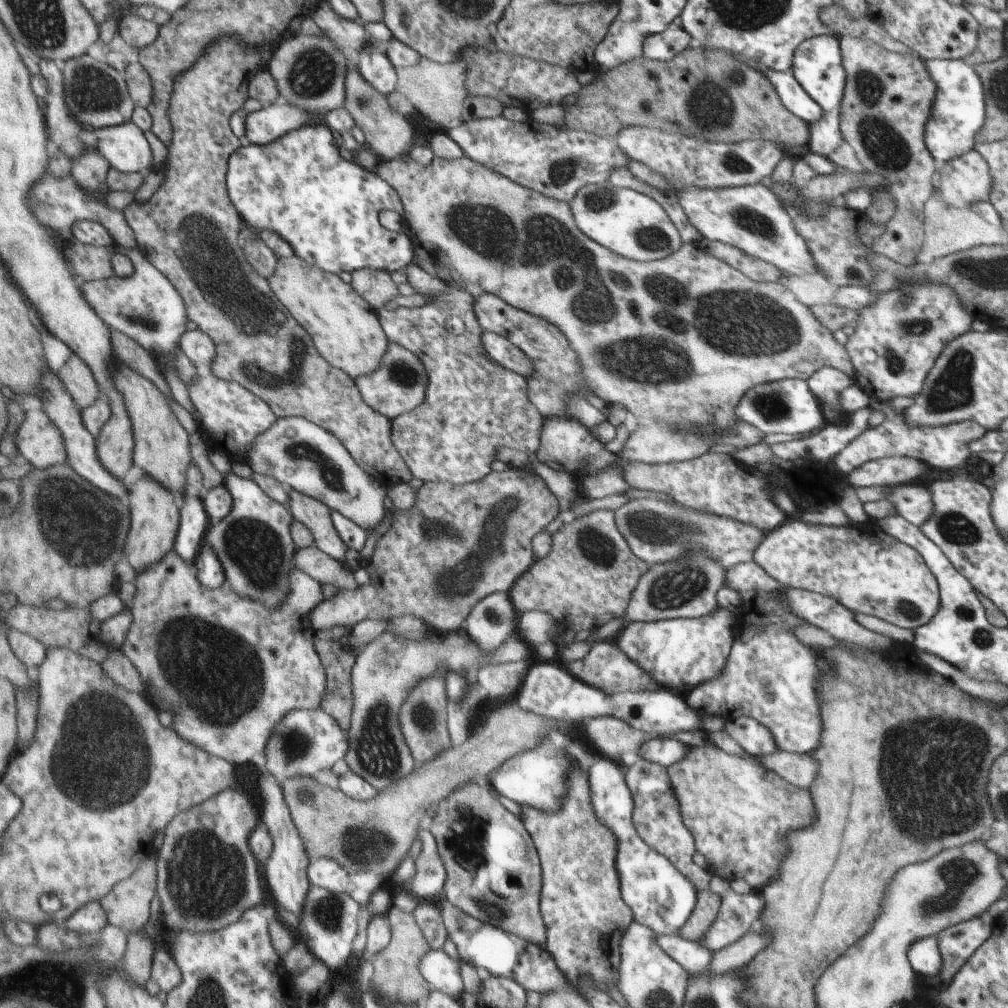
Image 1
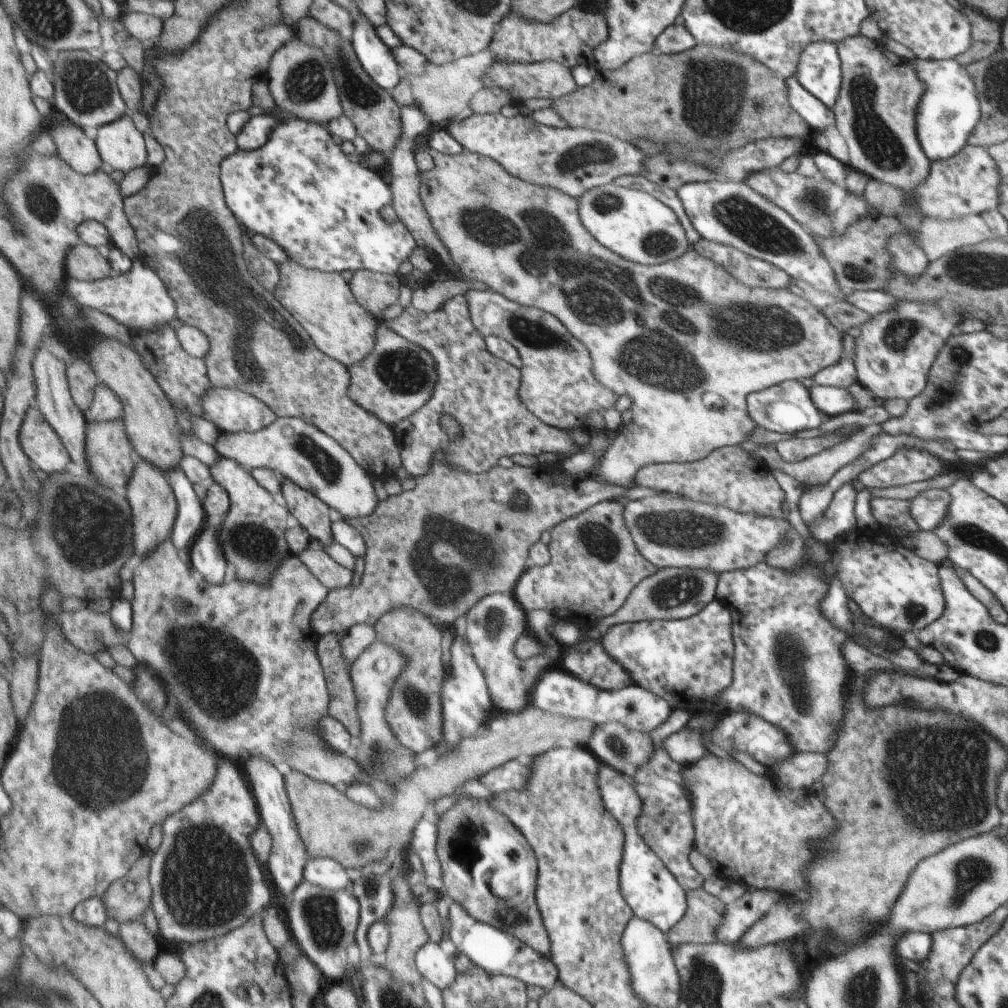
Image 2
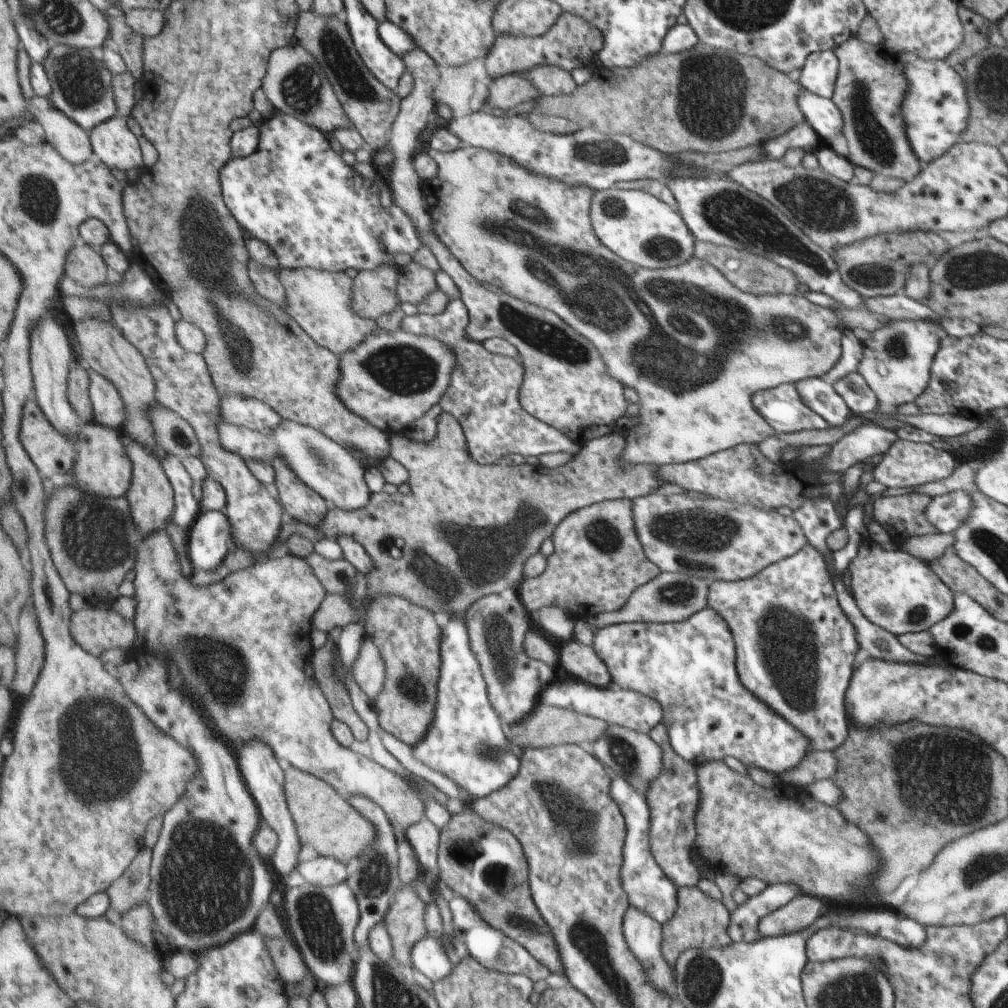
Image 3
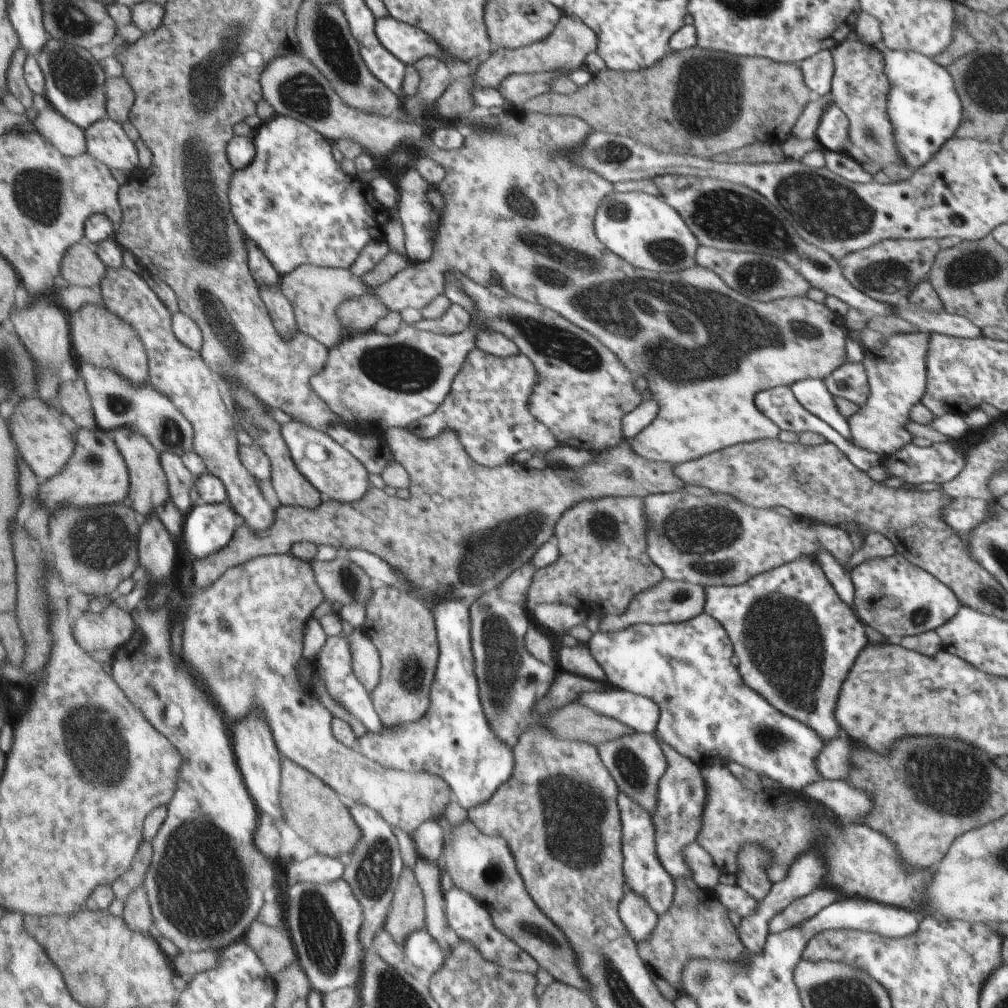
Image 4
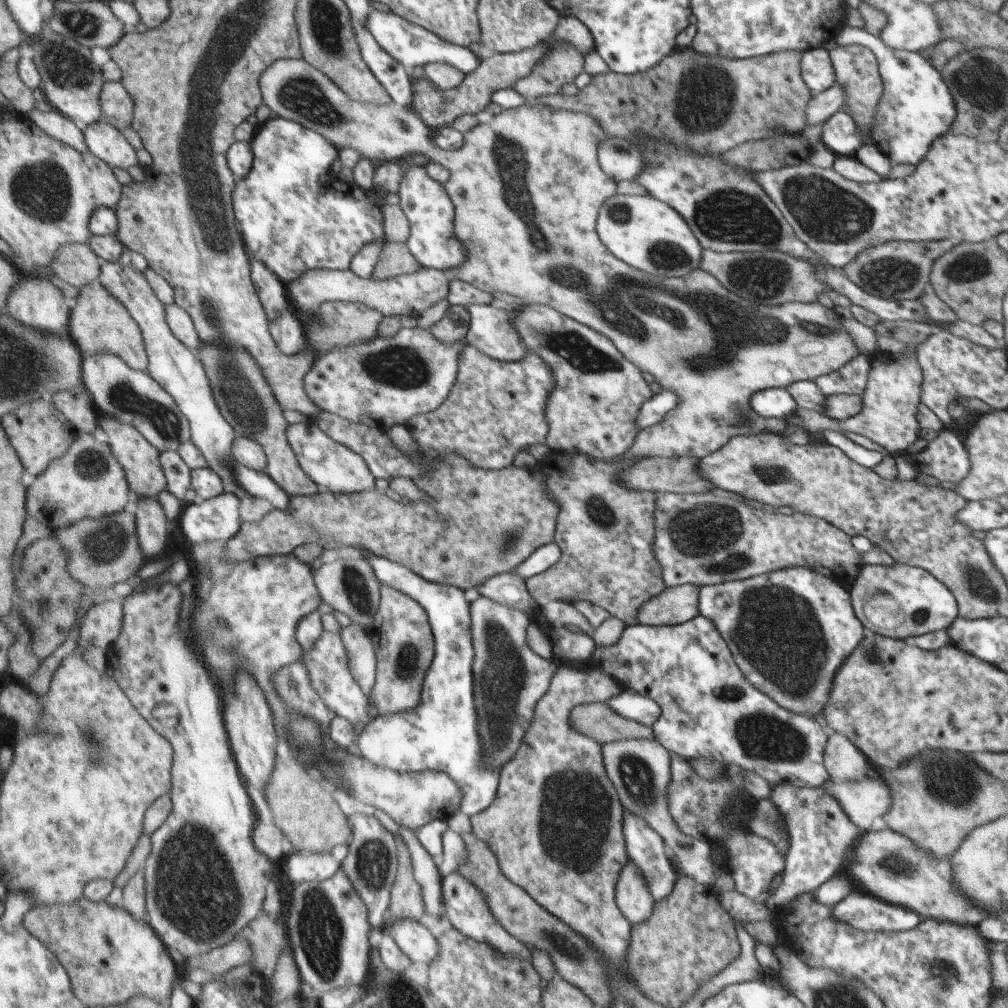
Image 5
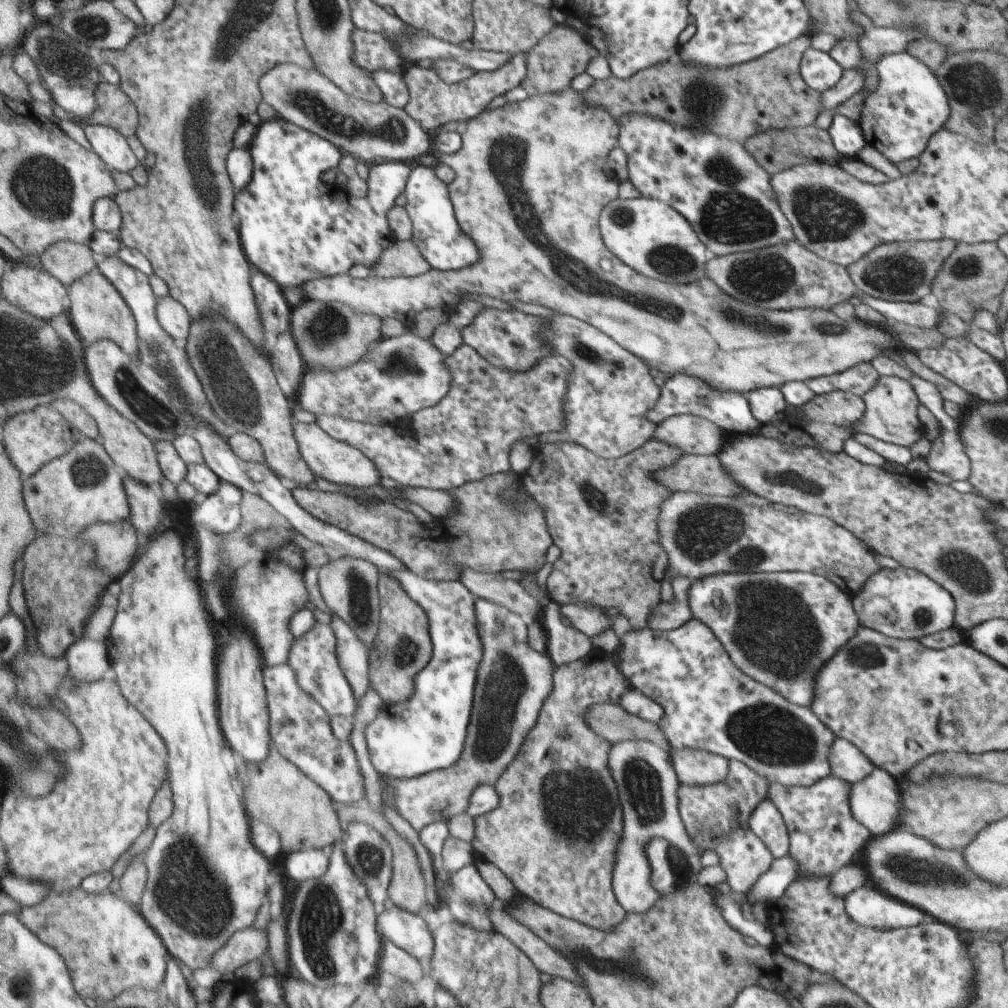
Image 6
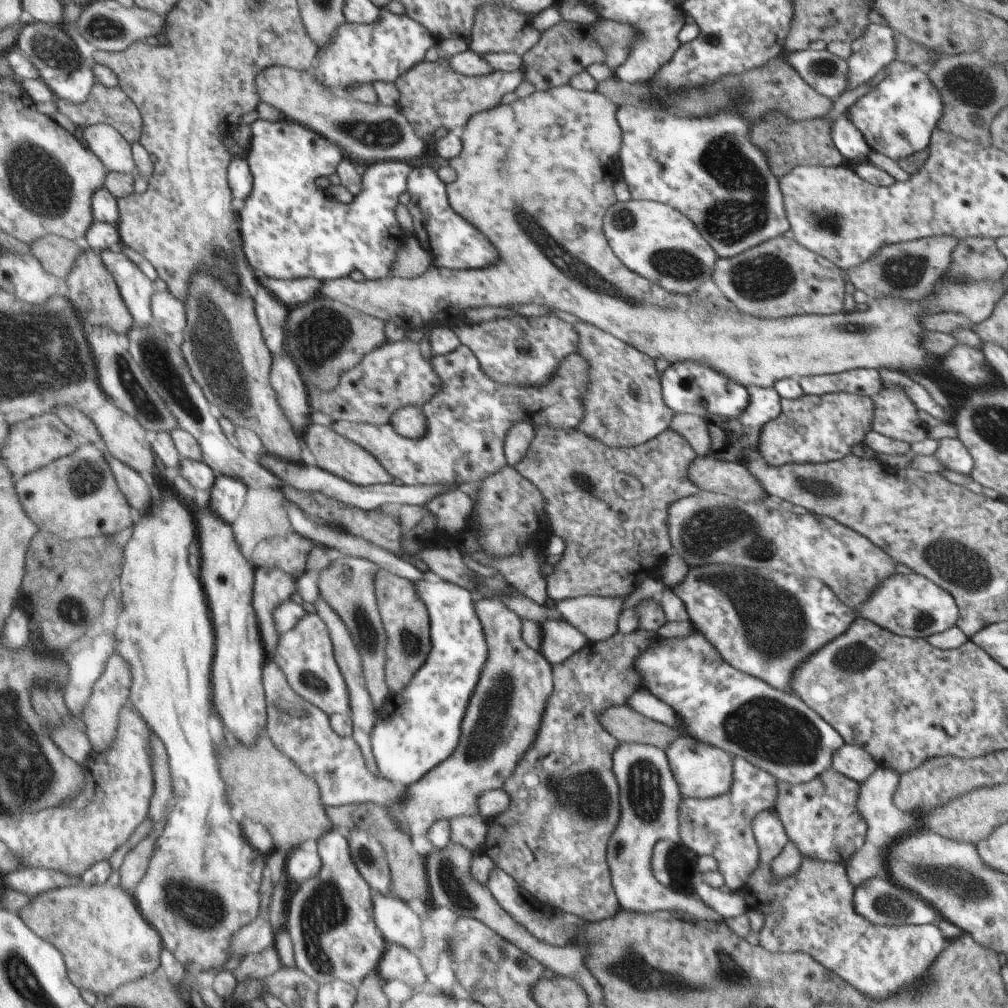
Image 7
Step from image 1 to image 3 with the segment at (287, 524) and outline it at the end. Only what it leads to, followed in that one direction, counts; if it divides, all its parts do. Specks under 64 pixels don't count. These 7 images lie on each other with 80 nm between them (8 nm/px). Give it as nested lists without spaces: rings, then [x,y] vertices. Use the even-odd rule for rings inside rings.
[[[111,305],[109,310],[116,326],[144,353],[156,380],[157,400],[163,406],[178,412],[196,430],[200,459],[205,463],[208,476],[217,479],[225,487],[228,496],[225,512],[232,524],[232,542],[237,542],[235,545],[246,551],[260,549],[267,554],[273,551],[272,546],[283,530],[284,507],[267,492],[267,488],[253,474],[246,460],[222,445],[220,424],[225,423],[222,417],[222,398],[219,397],[219,390],[213,382],[205,357],[189,352],[180,343],[176,322],[169,308],[165,306],[151,308]]]

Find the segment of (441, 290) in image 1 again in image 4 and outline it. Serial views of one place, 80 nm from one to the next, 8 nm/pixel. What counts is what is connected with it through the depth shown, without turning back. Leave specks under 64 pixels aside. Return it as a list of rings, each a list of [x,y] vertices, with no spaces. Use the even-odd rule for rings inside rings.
[[[451,303],[438,319],[421,319],[413,323],[413,328],[437,333],[440,337],[451,338],[464,331],[470,323],[469,314],[459,305]],[[474,346],[464,359],[460,372],[452,380],[451,390],[444,402],[431,414],[413,422],[407,429],[425,440],[437,438],[445,431],[453,431],[464,451],[472,457],[473,461],[484,467],[499,467],[509,462],[511,456],[521,450],[530,450],[533,453],[537,450],[536,454],[542,456],[557,444],[548,427],[537,420],[528,409],[528,400],[537,378],[536,368],[528,356],[517,354],[505,358],[494,357]]]

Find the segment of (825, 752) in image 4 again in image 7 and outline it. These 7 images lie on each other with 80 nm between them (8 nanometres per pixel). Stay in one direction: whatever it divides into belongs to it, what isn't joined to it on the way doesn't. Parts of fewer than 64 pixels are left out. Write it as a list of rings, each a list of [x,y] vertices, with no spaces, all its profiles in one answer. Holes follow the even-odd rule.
[[[843,744],[833,754],[831,768],[860,784],[876,770],[877,764],[865,749]]]

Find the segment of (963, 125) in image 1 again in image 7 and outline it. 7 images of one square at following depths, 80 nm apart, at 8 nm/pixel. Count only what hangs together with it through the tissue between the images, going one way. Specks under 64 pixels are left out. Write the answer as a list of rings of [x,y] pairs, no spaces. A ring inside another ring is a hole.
[[[893,60],[884,70],[881,74],[885,78],[839,116],[854,124],[870,149],[899,161],[928,146],[932,131],[943,114],[943,104],[925,69],[919,70],[907,61]]]

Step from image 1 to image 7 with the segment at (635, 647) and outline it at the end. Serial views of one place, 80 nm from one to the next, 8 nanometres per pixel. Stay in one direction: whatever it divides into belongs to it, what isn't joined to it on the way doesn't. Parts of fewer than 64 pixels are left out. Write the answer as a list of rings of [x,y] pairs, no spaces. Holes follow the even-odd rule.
[[[694,626],[690,635],[682,639],[658,636],[658,640],[636,658],[634,667],[642,678],[641,686],[678,714],[682,720],[682,726],[677,729],[681,737],[709,743],[733,757],[744,758],[771,774],[779,783],[807,783],[817,778],[831,768],[833,754],[844,744],[840,733],[798,696],[773,688],[759,678],[733,668]]]

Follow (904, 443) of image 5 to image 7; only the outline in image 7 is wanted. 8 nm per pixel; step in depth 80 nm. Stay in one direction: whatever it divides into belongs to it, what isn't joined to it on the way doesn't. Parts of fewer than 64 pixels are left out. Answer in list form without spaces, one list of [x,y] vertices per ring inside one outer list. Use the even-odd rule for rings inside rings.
[[[882,386],[879,392],[875,396],[872,396],[871,400],[874,402],[875,408],[872,418],[873,431],[909,444],[921,442],[926,437],[923,428],[921,428],[921,422],[917,418],[917,410],[915,410],[913,404],[903,394],[902,389],[899,387],[885,388]]]

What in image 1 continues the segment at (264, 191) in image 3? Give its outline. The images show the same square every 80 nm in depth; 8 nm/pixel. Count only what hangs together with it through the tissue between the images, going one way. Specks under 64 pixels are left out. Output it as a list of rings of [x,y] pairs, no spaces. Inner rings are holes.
[[[274,100],[262,110],[248,114],[247,136],[249,144],[229,158],[228,186],[233,204],[250,228],[281,234],[297,252],[296,256],[337,275],[367,268],[390,273],[412,263],[415,251],[406,231],[390,232],[381,224],[381,216],[385,216],[387,209],[403,215],[404,202],[400,193],[378,173],[345,160],[335,144],[333,132],[316,113],[297,103]]]

